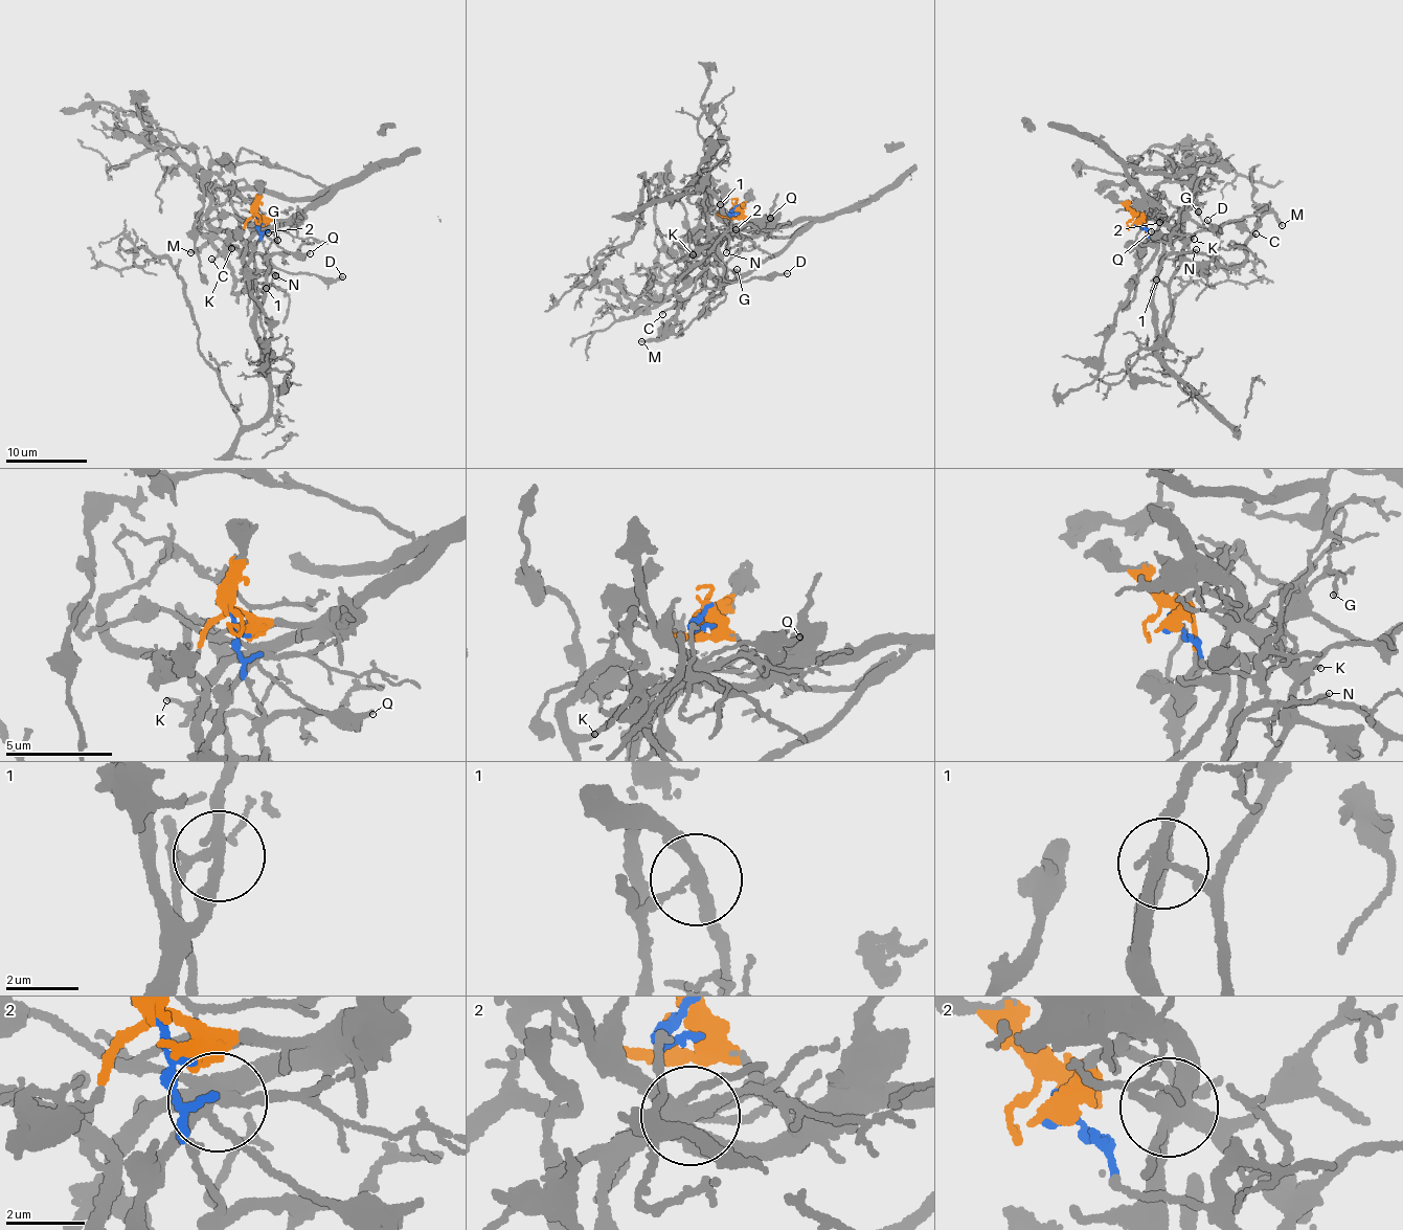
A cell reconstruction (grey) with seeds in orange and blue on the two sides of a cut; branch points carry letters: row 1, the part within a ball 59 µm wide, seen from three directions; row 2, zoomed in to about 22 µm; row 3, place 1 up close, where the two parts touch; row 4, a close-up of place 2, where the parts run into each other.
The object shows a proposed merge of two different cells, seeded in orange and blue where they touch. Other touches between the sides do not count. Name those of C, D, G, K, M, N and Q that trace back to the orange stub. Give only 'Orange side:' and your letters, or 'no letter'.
Orange side: C, D, K, Q

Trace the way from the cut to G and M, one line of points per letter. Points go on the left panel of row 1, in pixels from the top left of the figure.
G: (256, 217), (268, 251), (266, 290), (259, 304), (252, 294), (241, 222), (268, 226), (277, 241)
M: (256, 217), (269, 267), (249, 278), (236, 293), (233, 268), (216, 245), (190, 253)

